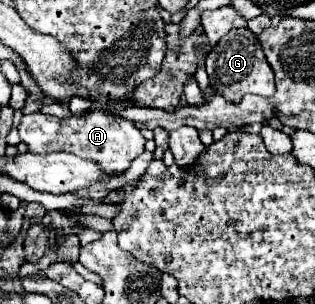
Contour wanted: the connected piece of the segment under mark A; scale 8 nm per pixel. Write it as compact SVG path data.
M89 110L79 118L69 116L63 120L35 112L21 118L19 134L31 154L71 152L75 156L99 162L99 166L111 174L125 172L145 146L145 138L141 136L139 128L133 126L133 122L129 122L127 118L121 118L115 110Z

